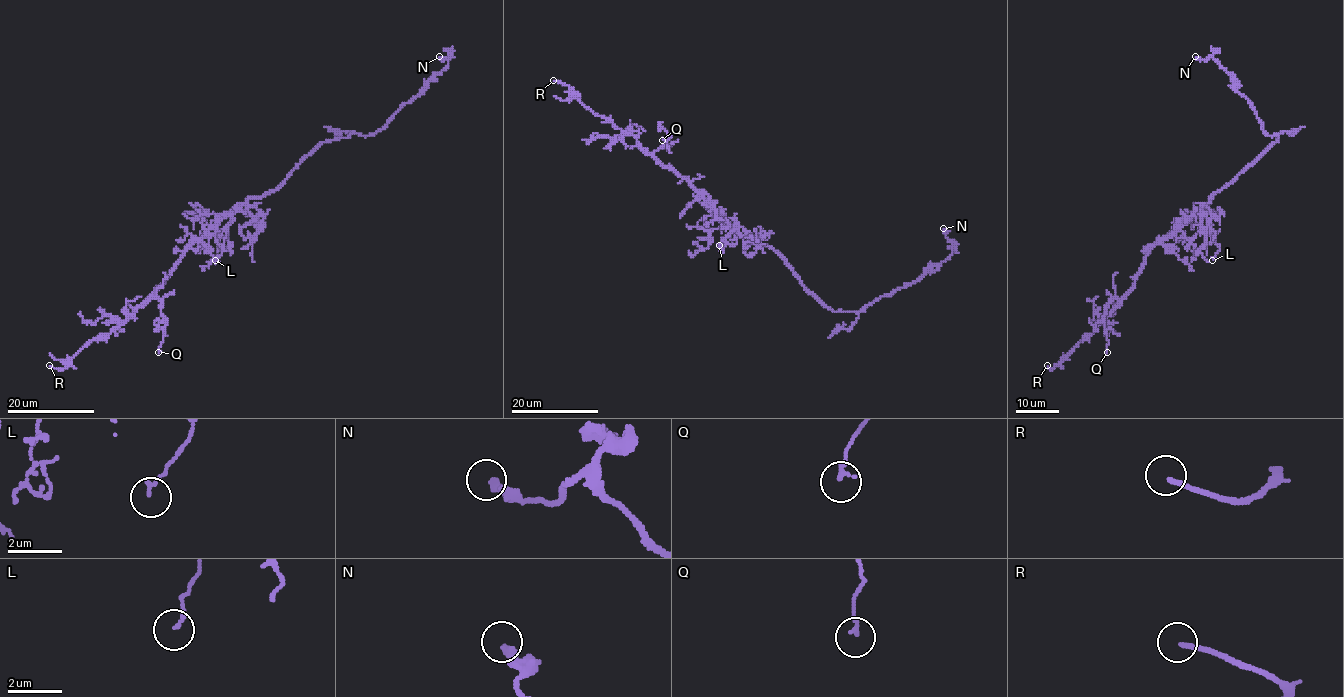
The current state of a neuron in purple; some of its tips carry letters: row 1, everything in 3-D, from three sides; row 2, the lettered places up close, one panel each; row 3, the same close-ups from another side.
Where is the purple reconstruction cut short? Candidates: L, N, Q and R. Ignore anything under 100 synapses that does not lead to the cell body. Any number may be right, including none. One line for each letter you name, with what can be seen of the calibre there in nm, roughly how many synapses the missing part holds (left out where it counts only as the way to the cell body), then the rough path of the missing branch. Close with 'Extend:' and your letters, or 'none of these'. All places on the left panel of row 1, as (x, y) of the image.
R: 160 nm thick; missing branch runs (49, 365), (23, 362), (15, 367)
Extend: R

